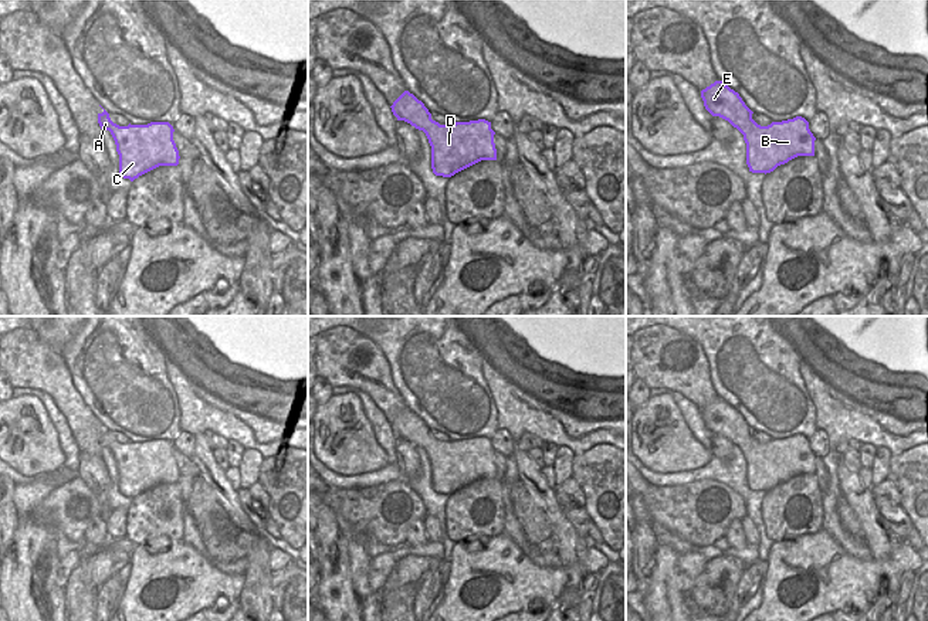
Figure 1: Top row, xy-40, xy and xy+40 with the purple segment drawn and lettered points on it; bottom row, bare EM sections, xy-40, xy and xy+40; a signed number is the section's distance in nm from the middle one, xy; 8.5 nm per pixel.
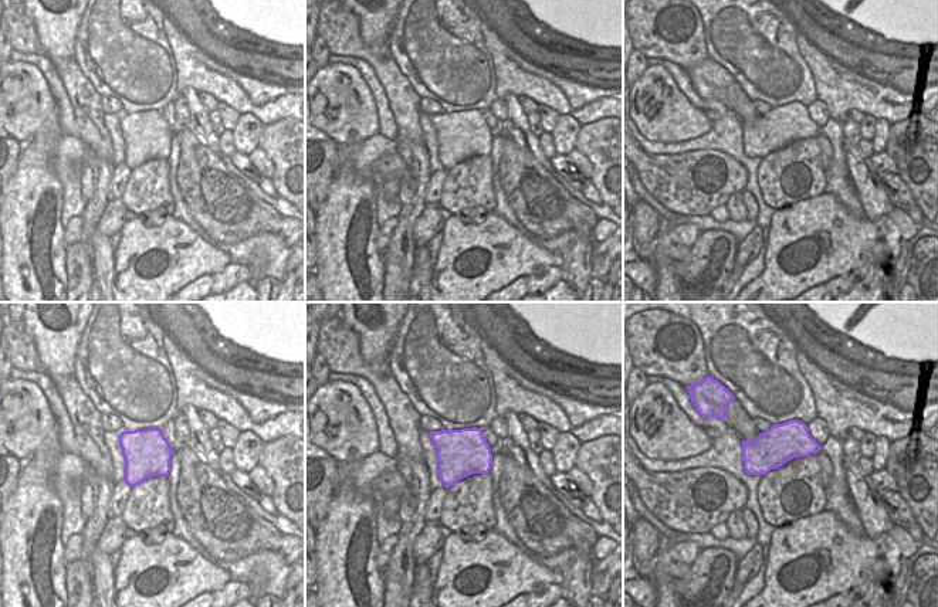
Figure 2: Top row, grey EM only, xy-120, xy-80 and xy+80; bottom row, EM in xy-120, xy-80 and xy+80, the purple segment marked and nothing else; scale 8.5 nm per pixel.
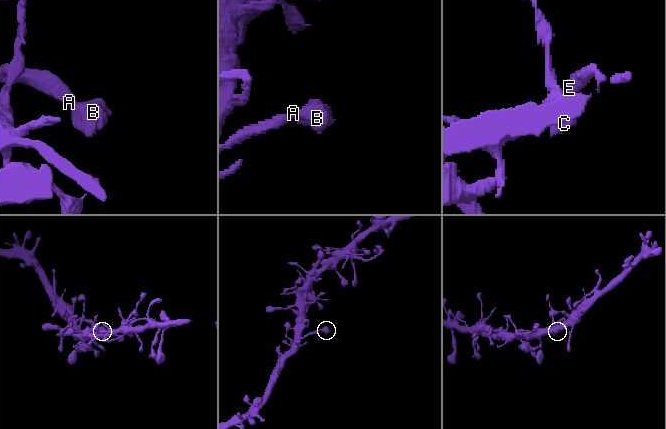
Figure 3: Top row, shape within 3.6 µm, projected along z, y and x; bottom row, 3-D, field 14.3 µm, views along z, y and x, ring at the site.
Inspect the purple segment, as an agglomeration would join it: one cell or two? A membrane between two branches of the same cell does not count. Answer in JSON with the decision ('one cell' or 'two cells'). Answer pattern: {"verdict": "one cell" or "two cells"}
{"verdict": "one cell"}

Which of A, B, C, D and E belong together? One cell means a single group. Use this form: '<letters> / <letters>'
A B C D E

